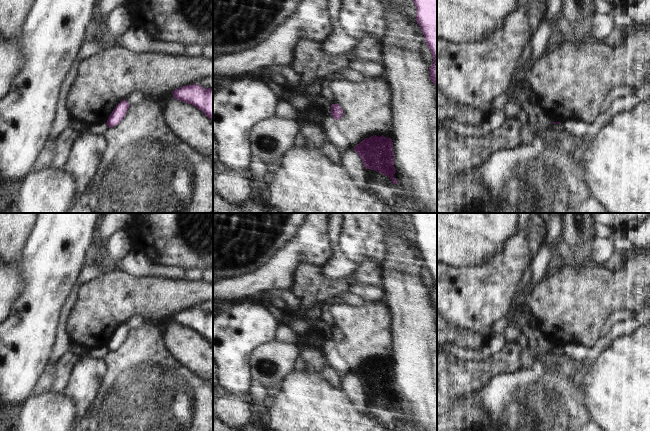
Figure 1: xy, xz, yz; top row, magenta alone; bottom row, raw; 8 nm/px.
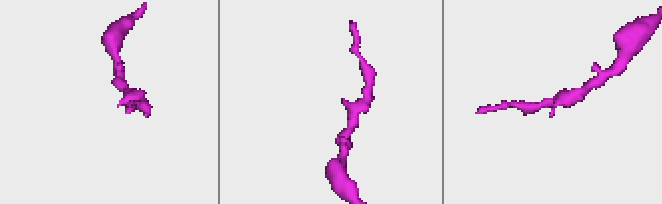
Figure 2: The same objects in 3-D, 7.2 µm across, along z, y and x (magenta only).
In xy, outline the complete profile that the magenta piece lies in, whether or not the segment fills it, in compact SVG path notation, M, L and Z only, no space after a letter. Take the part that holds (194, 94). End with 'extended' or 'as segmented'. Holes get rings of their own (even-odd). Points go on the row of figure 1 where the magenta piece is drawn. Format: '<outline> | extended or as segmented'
M196 83L182 86L172 93L176 100L196 106L213 122L213 88L205 89Z | as segmented

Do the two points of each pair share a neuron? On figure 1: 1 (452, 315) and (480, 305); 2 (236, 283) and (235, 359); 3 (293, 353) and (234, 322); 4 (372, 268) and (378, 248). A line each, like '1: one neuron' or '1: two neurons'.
1: one neuron
2: two neurons
3: two neurons
4: two neurons

